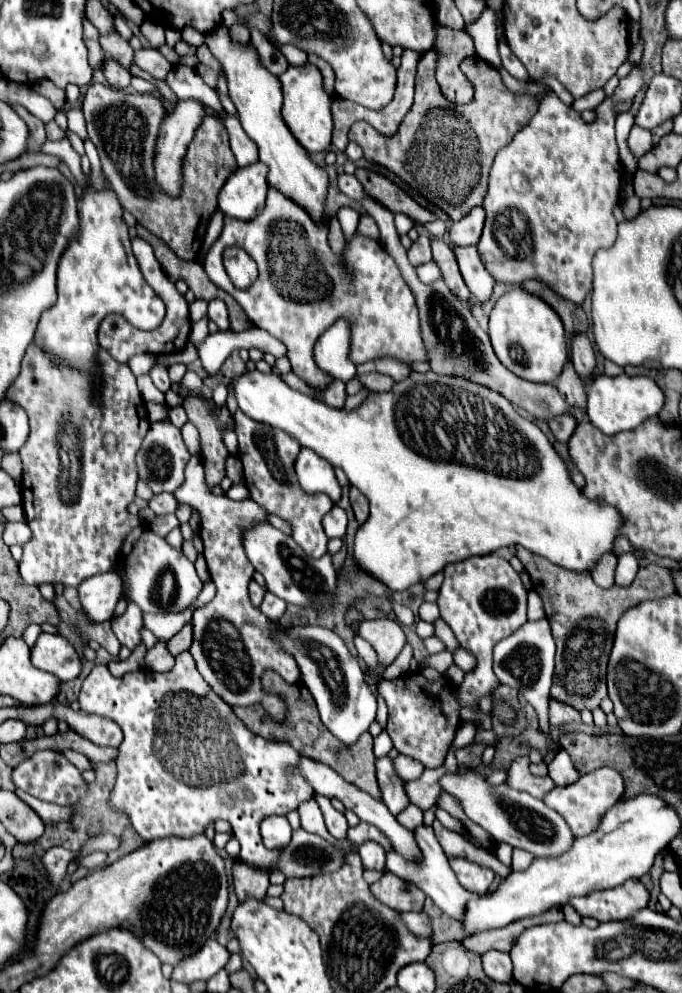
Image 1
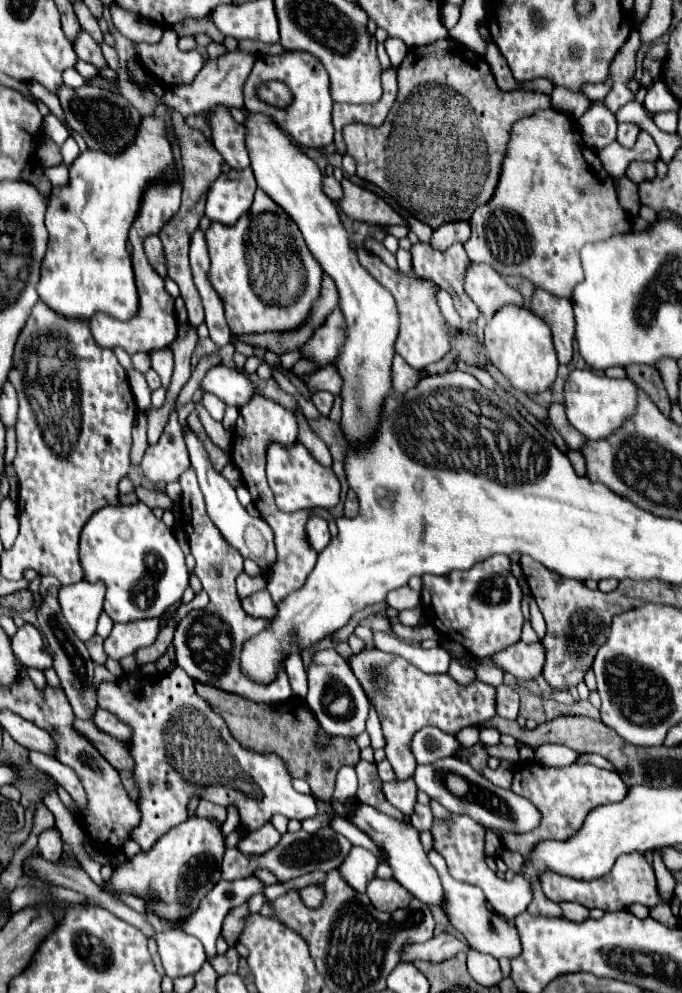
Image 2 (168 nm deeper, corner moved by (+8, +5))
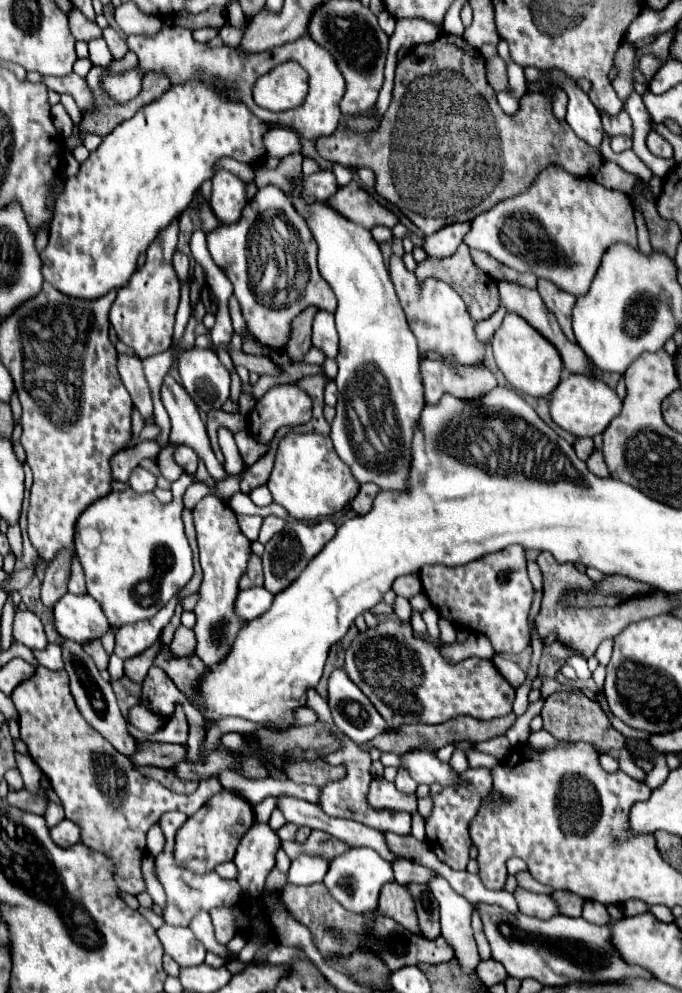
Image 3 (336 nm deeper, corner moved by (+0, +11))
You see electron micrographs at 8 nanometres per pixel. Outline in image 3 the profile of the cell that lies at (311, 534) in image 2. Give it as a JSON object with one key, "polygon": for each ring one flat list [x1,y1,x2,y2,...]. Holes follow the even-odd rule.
{"polygon":[[288,518,284,530,278,532,278,534,274,534,266,542,266,552,262,556,264,578,266,578,264,588,268,588,274,594,278,594,284,588,288,588,300,576,300,572,308,566,308,562,324,548,324,544,334,538,334,534,336,534,336,524,330,522,330,520,308,524,308,522,300,522,300,520]]}

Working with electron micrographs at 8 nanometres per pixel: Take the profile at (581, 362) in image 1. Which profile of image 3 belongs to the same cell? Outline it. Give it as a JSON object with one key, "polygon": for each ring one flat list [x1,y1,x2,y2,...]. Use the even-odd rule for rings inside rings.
{"polygon":[[538,280,538,292,540,292,546,308,558,318,568,340,576,342,576,336,572,332,572,308,576,304,576,296,560,290,556,284,552,284,548,280]]}

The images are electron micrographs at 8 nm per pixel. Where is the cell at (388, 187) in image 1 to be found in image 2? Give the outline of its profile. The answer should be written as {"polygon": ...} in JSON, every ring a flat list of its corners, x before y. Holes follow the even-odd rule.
{"polygon":[[348,178,342,180,342,190,344,196,338,200,338,206,348,218,368,224,380,224,380,226,406,224,404,218,398,212,394,212,382,198,352,184]]}

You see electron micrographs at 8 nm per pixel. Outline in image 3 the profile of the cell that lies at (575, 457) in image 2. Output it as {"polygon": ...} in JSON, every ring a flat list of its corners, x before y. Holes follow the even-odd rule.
{"polygon":[[594,450,594,452,590,454,590,458,586,460,586,466,588,466,588,470,590,470,592,474,596,474,596,476,600,476,600,478,610,476,610,474,608,474,608,468,606,468,606,462,604,462,604,456,602,456,602,450]]}

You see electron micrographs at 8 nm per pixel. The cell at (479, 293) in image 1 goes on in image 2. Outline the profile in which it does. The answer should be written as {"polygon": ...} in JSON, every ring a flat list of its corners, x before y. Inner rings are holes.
{"polygon":[[472,262,464,286,468,290,468,296,476,302,486,320,490,320,506,304,528,306,522,294,512,286,508,286,504,278,492,266,486,264]]}

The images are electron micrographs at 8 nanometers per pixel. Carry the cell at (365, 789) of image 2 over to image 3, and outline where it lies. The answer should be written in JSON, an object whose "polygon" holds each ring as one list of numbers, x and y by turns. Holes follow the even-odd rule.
{"polygon":[[308,690,306,692,306,706,312,708,318,716,318,722,322,726,326,726,330,730,330,734,338,740,340,748,332,754,326,754,322,760,328,762,328,764,346,764,346,778,342,780,336,780,336,782,330,782,322,788,322,800,320,800,320,806,326,814,330,816,338,816,338,818,350,818,350,820,356,820,356,822,362,822,370,828,376,828,380,832,396,832,396,834,410,834,410,814,408,812,376,812,376,808,368,808,368,802,364,800,364,792,368,792,370,788,370,782,372,782,372,774,370,774,370,754,364,752,355,742,352,742,344,732,340,732,330,716,330,708,328,708,328,702,316,692,316,690]]}

